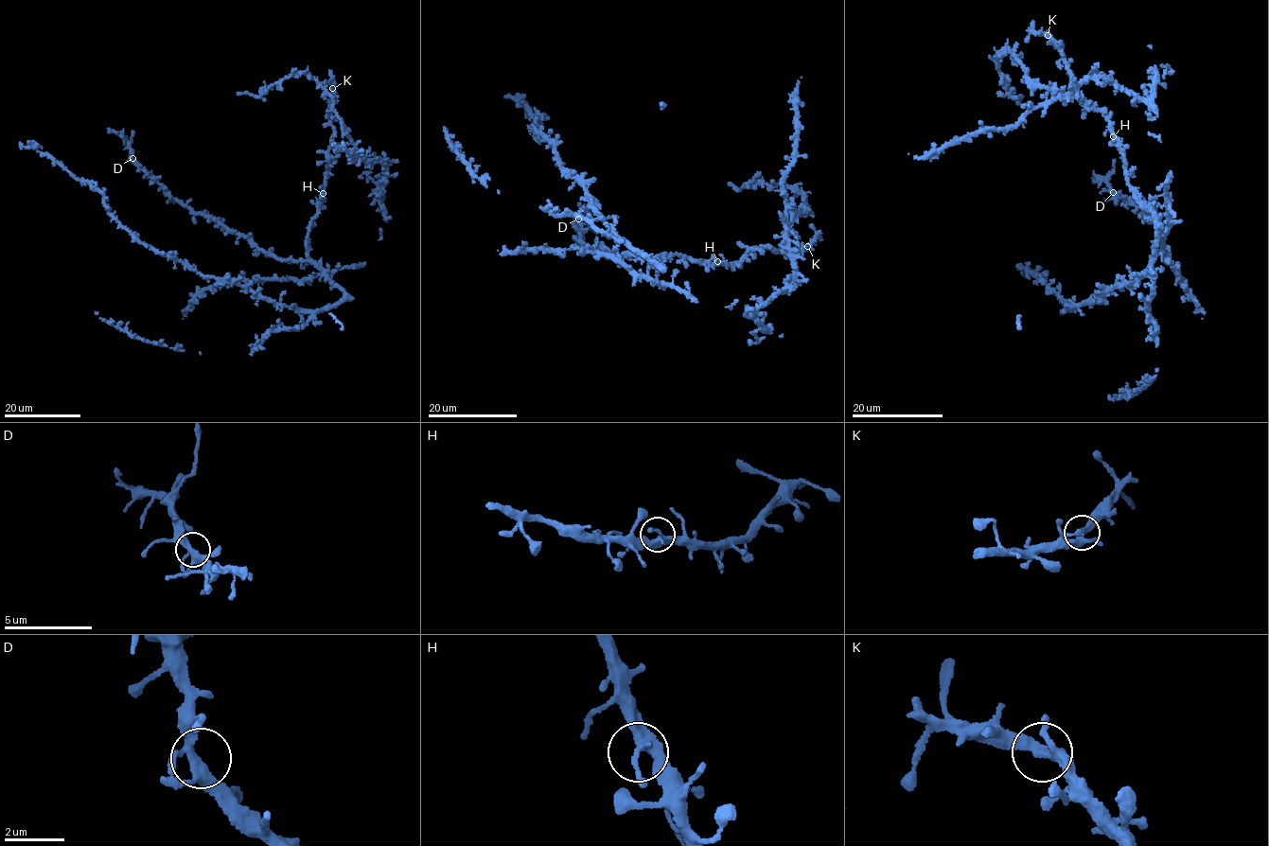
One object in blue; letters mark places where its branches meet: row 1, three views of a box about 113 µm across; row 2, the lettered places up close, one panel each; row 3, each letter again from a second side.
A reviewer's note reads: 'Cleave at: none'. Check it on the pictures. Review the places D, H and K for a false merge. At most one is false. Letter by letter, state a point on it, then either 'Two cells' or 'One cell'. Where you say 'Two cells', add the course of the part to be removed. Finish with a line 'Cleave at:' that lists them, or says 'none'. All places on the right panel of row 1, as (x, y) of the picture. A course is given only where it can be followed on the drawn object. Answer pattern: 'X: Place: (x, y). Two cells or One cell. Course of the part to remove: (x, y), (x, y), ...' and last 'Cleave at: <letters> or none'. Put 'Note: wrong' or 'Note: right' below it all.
D: Place: (1113, 192). One cell
H: Place: (1113, 136). One cell
K: Place: (1048, 35). One cell
Cleave at: none
Note: right

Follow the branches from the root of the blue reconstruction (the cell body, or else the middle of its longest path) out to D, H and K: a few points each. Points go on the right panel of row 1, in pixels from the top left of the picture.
D: (1136, 201), (1151, 221), (1154, 212), (1149, 214), (1145, 208), (1113, 192)
H: (1136, 201), (1129, 185), (1119, 142), (1113, 136)
K: (1136, 201), (1129, 185), (1119, 142), (1107, 115), (1086, 106), (1074, 93), (1071, 72), (1063, 53), (1048, 35)

